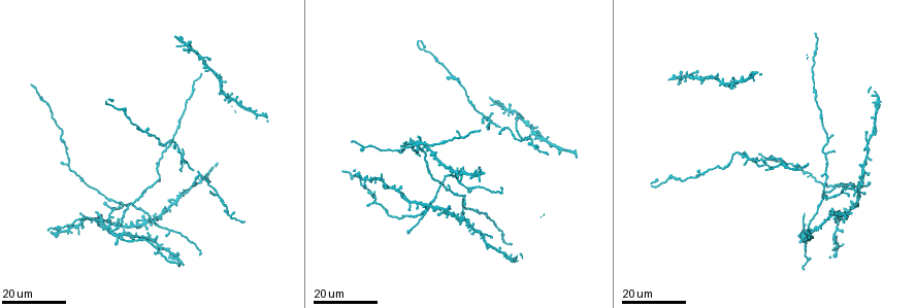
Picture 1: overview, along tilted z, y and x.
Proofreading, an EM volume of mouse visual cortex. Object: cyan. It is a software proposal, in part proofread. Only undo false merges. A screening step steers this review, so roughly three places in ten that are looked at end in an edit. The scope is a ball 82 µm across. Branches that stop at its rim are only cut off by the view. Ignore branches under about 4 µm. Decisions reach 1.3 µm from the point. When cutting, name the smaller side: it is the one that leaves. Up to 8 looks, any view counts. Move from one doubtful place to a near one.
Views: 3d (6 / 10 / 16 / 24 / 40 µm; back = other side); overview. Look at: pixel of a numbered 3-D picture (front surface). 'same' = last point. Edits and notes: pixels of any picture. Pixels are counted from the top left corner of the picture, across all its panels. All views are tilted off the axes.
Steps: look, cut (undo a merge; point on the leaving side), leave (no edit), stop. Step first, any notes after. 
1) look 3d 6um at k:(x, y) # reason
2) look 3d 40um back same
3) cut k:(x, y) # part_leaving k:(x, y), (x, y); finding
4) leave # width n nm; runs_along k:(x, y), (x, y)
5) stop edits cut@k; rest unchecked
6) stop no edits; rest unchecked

look 3d 16um at 1:(750, 161) # four or more arms meet

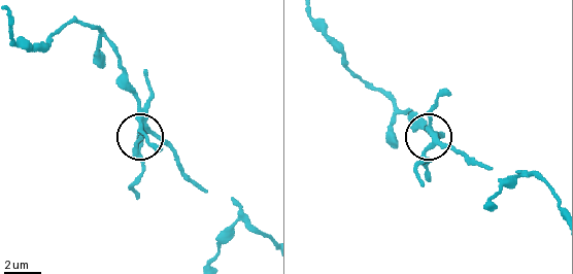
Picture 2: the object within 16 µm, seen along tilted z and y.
look 3d 10um at 2:(144, 130)

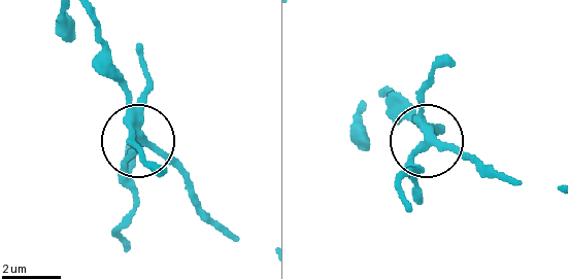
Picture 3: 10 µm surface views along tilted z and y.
cut 3:(148, 86) # part_leaving 3:(426, 137), (410, 164), (419, 199); two cells meet here

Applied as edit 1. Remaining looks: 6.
look overview

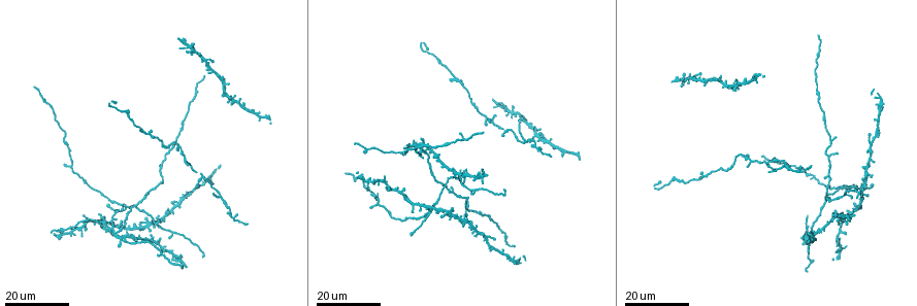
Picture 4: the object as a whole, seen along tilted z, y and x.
look 3d 24um at 4:(784, 162)

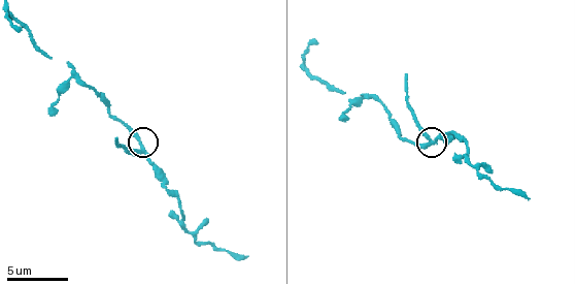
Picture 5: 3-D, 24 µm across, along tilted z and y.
look 3d 6um at 5:(142, 146)

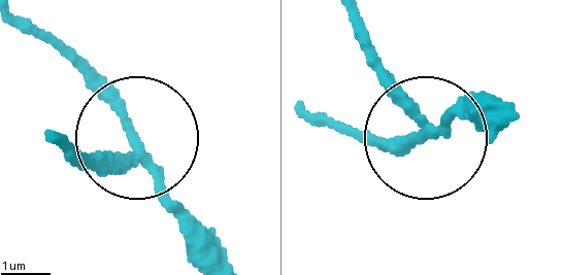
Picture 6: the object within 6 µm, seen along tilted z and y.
cut 6:(92, 164) # width 210 nm; two cells meet here

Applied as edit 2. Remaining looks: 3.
look 3d 16um at 4:(114, 230) # four or more arms meet

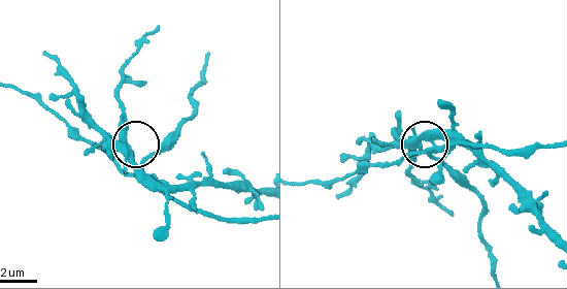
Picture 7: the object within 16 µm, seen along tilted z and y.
look 3d 10um at 7:(124, 139) # closer look

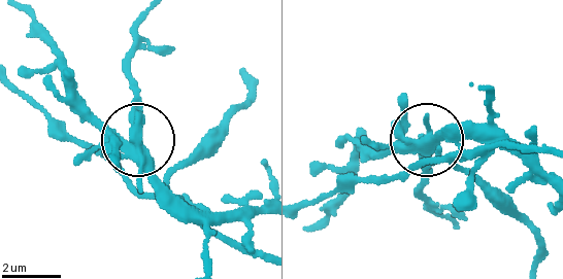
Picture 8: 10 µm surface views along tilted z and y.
cut 8:(133, 102) # width 350 nm; two cells meet here

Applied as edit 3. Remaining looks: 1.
stop edits cut@3, cut@6, cut@8; rest unchecked

